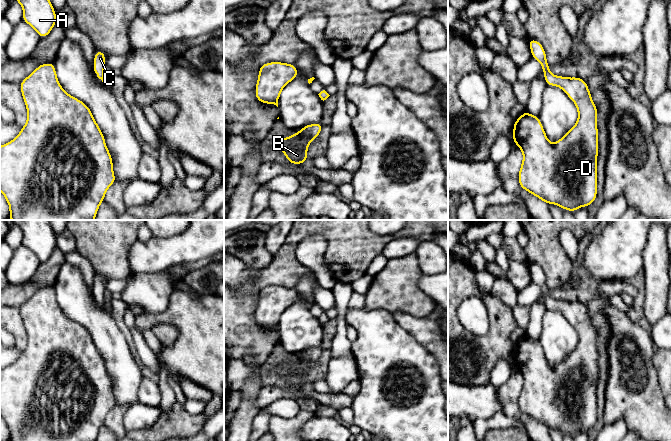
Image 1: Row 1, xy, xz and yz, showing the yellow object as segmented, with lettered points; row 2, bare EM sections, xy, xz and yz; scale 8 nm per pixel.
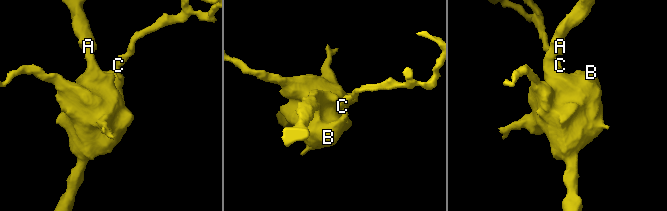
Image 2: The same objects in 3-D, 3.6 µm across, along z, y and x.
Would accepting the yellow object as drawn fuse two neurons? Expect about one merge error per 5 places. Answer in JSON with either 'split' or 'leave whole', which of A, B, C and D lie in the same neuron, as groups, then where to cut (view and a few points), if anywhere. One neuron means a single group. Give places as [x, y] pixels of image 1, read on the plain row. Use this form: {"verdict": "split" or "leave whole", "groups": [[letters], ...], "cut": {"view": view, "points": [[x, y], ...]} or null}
{"verdict": "leave whole", "groups": [["A", "B", "C", "D"]], "cut": null}

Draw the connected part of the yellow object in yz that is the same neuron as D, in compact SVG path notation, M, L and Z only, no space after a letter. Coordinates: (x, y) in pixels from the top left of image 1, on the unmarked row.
M530 262L528 265L532 283L540 286L541 295L544 297L546 309L561 312L566 319L574 326L578 336L576 348L567 355L555 368L551 368L541 348L540 341L531 339L527 334L514 345L513 365L523 377L523 385L518 397L518 406L522 413L546 426L548 429L556 428L564 434L574 437L580 431L588 431L597 422L597 382L598 382L598 333L595 330L590 314L585 304L575 300L573 302L556 300L550 297L550 289L546 283L546 275L542 268Z

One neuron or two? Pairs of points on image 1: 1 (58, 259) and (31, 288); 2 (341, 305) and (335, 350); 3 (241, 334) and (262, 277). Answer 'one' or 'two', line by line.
1: one
2: one
3: two

